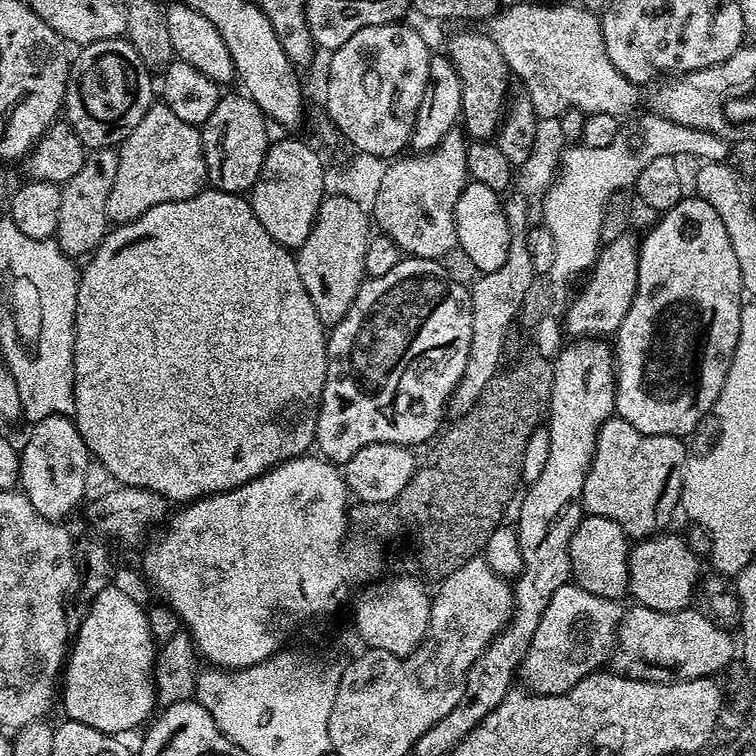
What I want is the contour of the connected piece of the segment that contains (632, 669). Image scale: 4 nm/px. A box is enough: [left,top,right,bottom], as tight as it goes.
[615,606,733,682]

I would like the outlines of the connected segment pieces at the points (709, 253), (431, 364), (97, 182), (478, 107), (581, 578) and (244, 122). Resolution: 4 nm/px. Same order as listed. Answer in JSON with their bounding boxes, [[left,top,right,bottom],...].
[[614,198,744,438],[315,256,472,462],[54,148,119,258],[446,30,512,141],[570,515,630,601],[200,95,270,193]]

